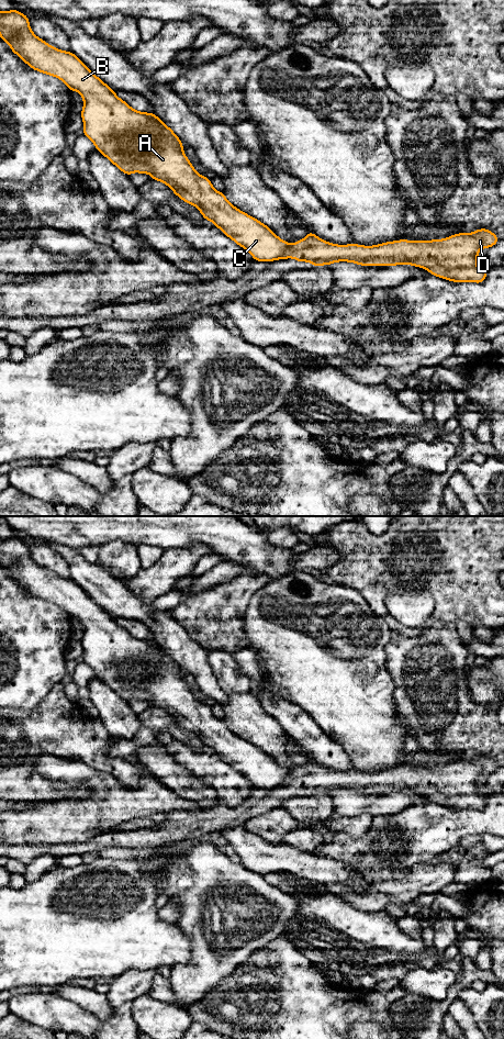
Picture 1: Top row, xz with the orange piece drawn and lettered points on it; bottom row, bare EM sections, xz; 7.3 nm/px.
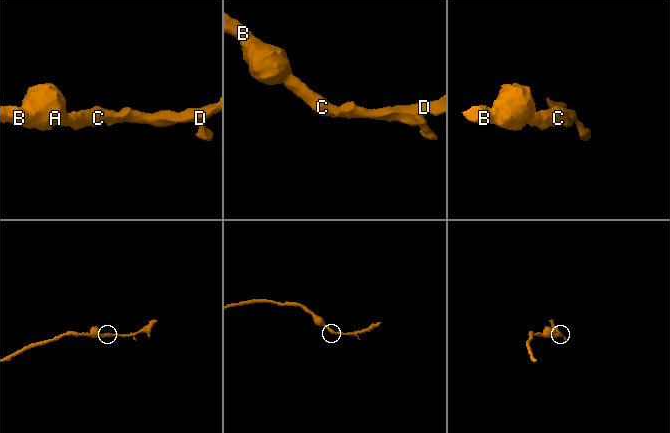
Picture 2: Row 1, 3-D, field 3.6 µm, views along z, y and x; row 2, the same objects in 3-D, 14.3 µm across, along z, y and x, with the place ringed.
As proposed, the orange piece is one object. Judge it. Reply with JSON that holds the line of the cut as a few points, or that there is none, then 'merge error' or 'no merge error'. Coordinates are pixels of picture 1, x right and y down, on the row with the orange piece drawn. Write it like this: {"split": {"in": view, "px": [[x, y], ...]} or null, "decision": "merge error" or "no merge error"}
{"split": {"in": "xz", "px": [[292, 245], [279, 258]]}, "decision": "merge error"}

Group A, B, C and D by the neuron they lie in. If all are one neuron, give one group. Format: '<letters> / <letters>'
A B C / D

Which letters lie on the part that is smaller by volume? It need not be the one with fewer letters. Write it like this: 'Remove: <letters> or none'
Remove: D

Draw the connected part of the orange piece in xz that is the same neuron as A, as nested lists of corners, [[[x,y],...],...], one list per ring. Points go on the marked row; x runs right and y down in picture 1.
[[[15,9],[0,12],[0,37],[10,45],[16,54],[32,69],[60,79],[71,91],[78,91],[83,99],[83,109],[80,113],[83,120],[83,135],[121,171],[130,176],[133,172],[148,174],[153,180],[167,185],[182,201],[199,209],[205,220],[211,221],[227,237],[248,252],[256,261],[273,261],[284,256],[292,244],[282,241],[267,225],[257,219],[235,208],[223,192],[215,190],[211,180],[195,171],[192,164],[183,153],[180,138],[154,112],[139,112],[120,99],[112,88],[97,77],[74,53],[60,51],[37,37],[30,27],[29,18]]]

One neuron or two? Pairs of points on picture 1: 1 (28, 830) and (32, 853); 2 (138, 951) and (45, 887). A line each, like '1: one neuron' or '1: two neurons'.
1: two neurons
2: one neuron

